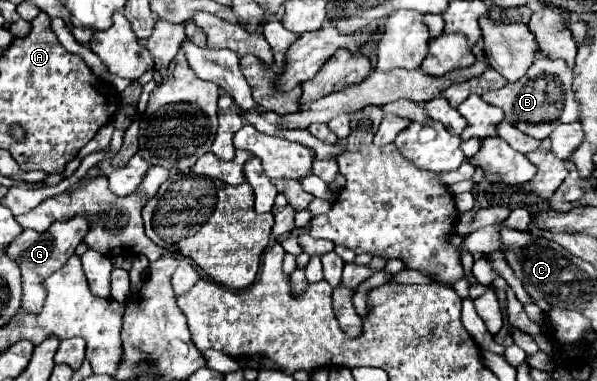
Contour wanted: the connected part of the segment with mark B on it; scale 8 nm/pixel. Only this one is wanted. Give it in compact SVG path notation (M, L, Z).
M537 58L519 82L509 82L499 90L489 90L481 98L493 106L499 106L505 112L505 120L517 126L523 134L543 140L559 124L571 124L579 120L579 104L573 98L571 82L573 70L563 60Z

